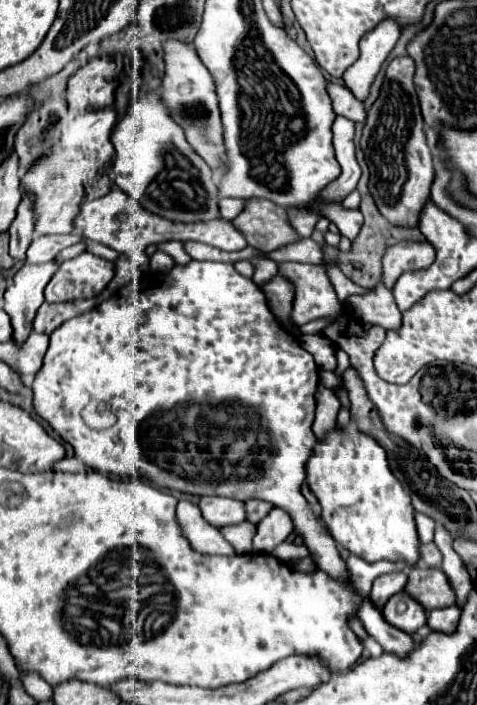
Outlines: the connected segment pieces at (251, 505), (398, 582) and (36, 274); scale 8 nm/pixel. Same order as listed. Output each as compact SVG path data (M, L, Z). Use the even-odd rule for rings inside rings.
M249 499L249 501L245 503L245 507L247 507L247 519L249 519L251 523L259 523L259 521L273 509L271 503L261 501L261 499Z
M405 571L387 573L387 575L377 577L377 579L373 581L371 603L373 603L377 609L383 609L383 605L387 603L387 599L405 587L405 577L407 577Z
M51 259L47 263L29 265L25 263L11 279L5 291L5 311L13 321L13 339L25 341L31 333L31 323L37 309L43 303L43 289L57 271L59 261Z

